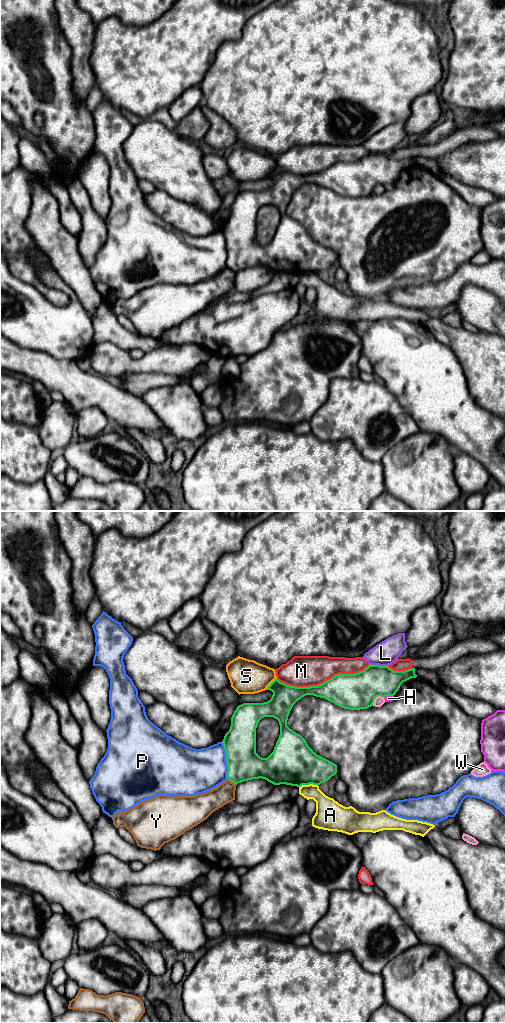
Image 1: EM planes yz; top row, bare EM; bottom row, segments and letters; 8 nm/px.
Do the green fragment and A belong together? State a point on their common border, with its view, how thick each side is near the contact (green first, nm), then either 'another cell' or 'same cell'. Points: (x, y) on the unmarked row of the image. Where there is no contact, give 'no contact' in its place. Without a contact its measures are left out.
yz (308, 272) | 360/180 nm | another cell

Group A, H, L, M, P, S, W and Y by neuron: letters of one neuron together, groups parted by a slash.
A / H / L / M / P / S / W / Y

